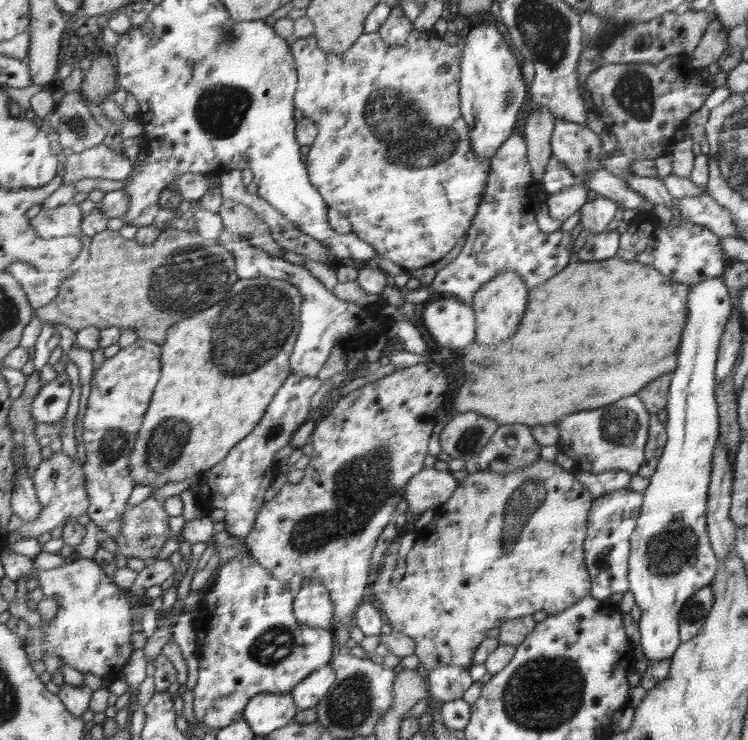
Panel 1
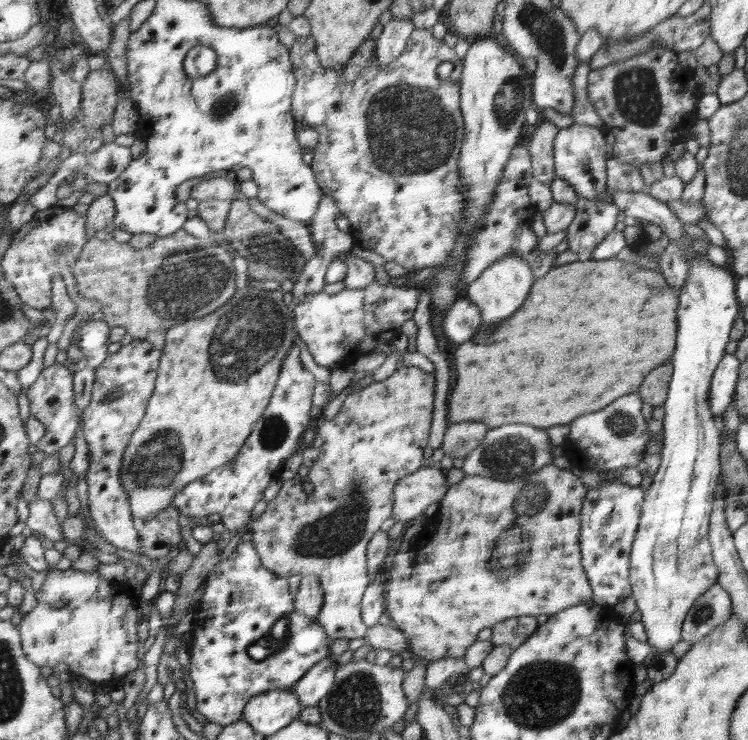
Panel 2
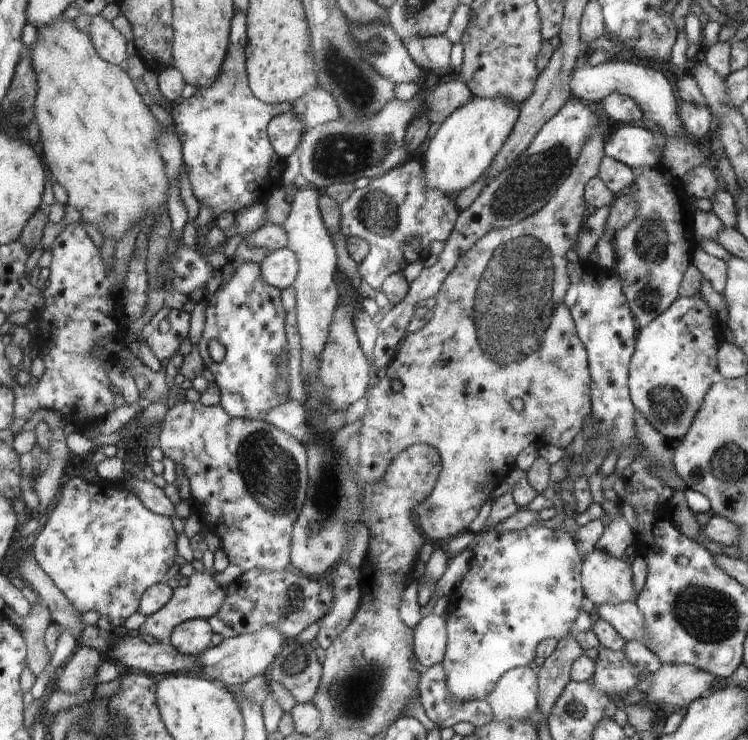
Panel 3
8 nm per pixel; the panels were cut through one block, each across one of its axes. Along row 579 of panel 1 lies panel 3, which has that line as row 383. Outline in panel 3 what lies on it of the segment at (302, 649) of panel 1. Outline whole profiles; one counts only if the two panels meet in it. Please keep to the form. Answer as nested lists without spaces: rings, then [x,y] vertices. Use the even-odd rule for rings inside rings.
[[[256,263],[242,264],[237,268],[231,280],[207,295],[203,304],[203,329],[198,349],[205,368],[216,377],[221,393],[222,409],[232,417],[248,418],[263,421],[272,410],[280,406],[279,396],[280,378],[286,372],[286,336],[284,336],[284,308],[280,304],[280,289],[267,284],[262,278]],[[217,338],[226,349],[226,356],[220,363],[216,363],[209,355],[208,343]]]

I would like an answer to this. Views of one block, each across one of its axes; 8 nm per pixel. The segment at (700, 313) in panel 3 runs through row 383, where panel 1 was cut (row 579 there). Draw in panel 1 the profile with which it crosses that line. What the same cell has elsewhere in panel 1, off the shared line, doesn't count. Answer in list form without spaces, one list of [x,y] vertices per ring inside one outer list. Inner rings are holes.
[[[722,276],[708,277],[703,281],[692,285],[690,294],[687,295],[687,317],[686,326],[683,329],[682,341],[680,341],[678,366],[673,371],[671,386],[668,392],[668,403],[666,411],[668,419],[665,422],[665,430],[667,431],[667,442],[663,454],[658,462],[656,471],[651,476],[649,486],[643,492],[643,503],[640,510],[640,516],[637,520],[634,534],[631,538],[631,552],[630,552],[630,592],[634,595],[636,606],[640,607],[641,617],[638,623],[641,634],[641,645],[644,656],[647,661],[658,661],[660,659],[671,658],[674,656],[676,649],[682,644],[679,639],[678,614],[682,610],[682,606],[686,604],[686,600],[696,594],[703,586],[708,586],[716,580],[719,573],[719,559],[712,550],[710,535],[707,530],[707,511],[708,511],[708,490],[711,484],[712,475],[712,458],[715,456],[716,443],[718,443],[718,436],[721,436],[721,424],[718,424],[719,416],[717,413],[717,402],[714,394],[715,390],[715,369],[719,361],[719,346],[720,341],[724,338],[725,329],[728,326],[729,319],[732,318],[732,292],[729,291],[728,286],[724,285],[724,278]]]

